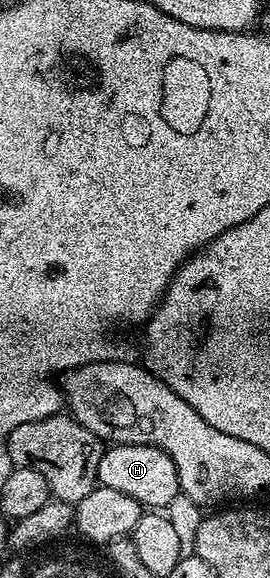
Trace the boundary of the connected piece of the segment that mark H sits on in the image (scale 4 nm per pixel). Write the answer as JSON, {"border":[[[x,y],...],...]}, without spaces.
{"border":[[[114,444],[107,447],[100,458],[98,484],[108,490],[120,490],[120,494],[136,498],[138,504],[150,510],[165,509],[180,496],[177,466],[165,450],[154,445]]]}

